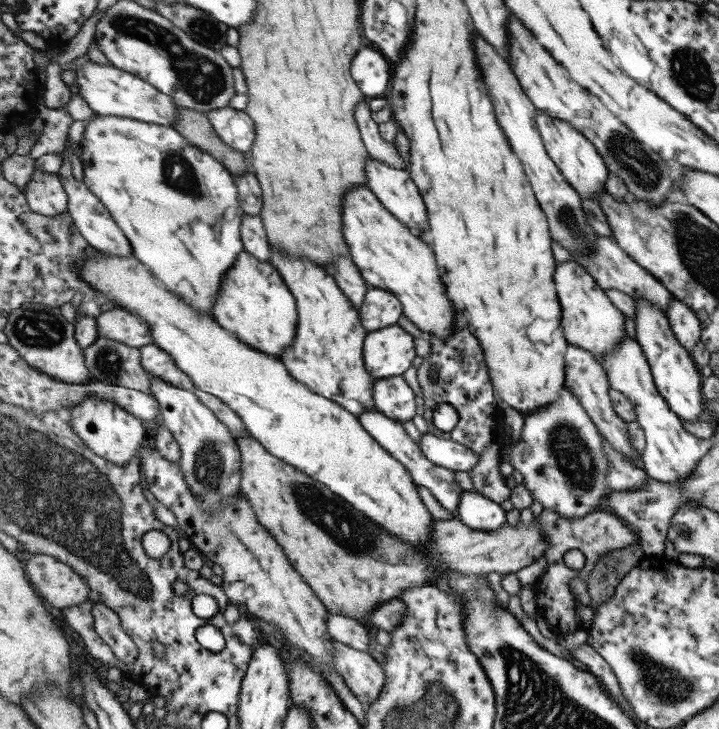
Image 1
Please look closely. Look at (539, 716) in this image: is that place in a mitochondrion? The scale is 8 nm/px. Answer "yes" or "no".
yes

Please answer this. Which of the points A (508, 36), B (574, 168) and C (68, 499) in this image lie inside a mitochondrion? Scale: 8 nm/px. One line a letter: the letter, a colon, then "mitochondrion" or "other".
A: other
B: other
C: mitochondrion

